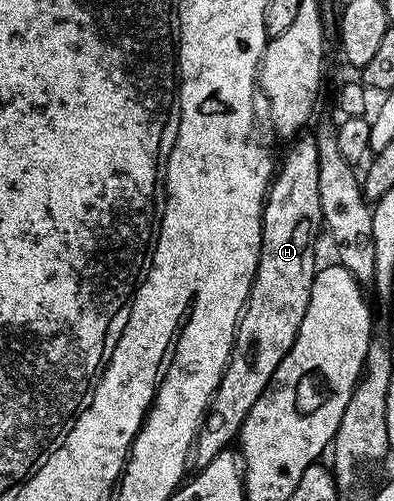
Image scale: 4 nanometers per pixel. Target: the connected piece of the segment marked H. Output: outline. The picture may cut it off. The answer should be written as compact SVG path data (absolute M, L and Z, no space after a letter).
M302 132L289 143L286 155L280 158L280 165L266 191L266 201L262 208L262 243L260 244L260 260L256 268L254 283L250 294L246 297L246 308L238 320L238 330L234 333L234 347L230 349L230 359L226 371L222 373L220 384L202 419L202 427L198 429L198 437L194 440L192 462L195 467L207 466L220 452L231 449L232 443L242 430L244 420L248 420L248 412L252 412L252 404L260 400L264 388L272 380L272 372L280 368L280 360L288 356L296 336L300 332L300 324L304 324L304 312L308 312L308 300L312 292L314 275L320 269L318 262L318 233L324 230L322 209L320 208L320 152L318 140L313 133Z

